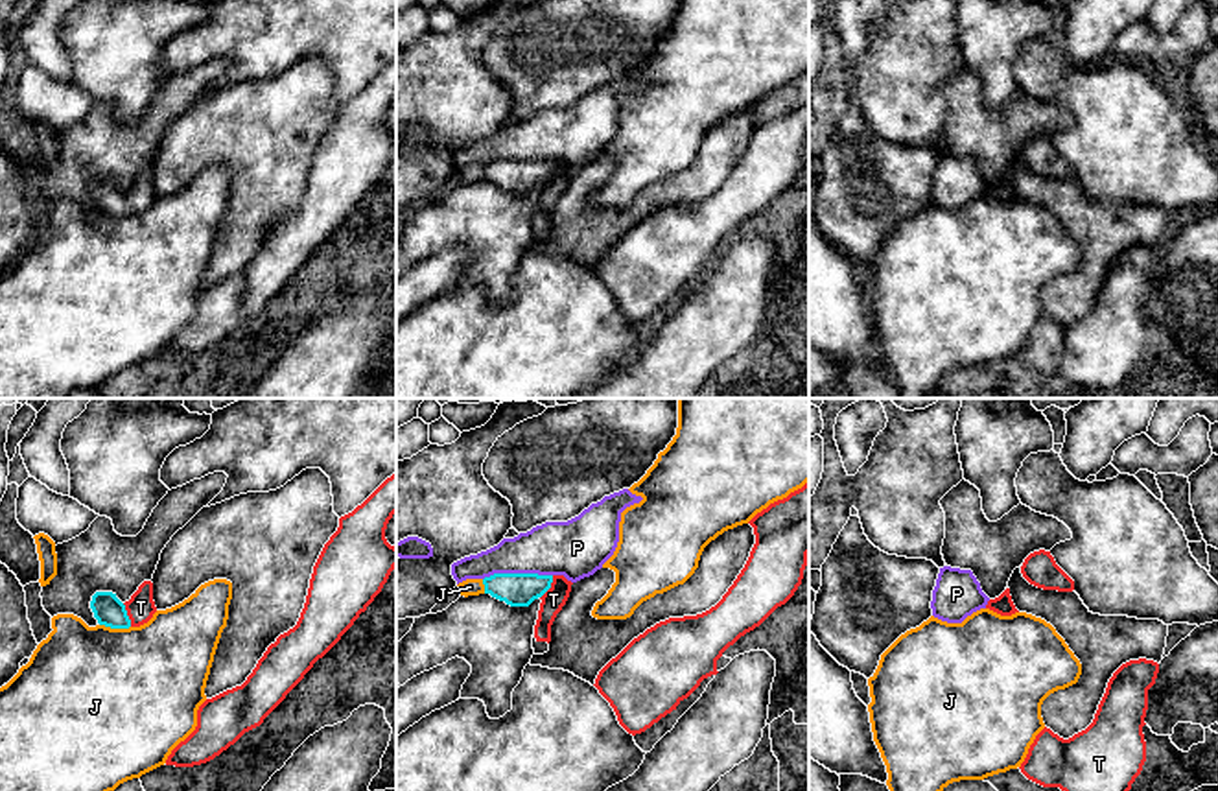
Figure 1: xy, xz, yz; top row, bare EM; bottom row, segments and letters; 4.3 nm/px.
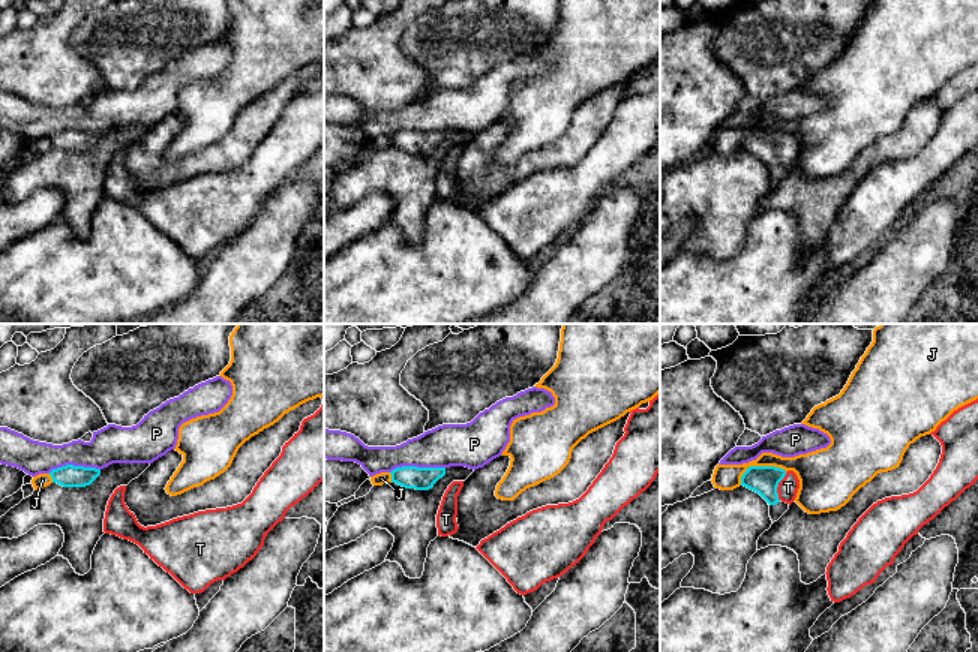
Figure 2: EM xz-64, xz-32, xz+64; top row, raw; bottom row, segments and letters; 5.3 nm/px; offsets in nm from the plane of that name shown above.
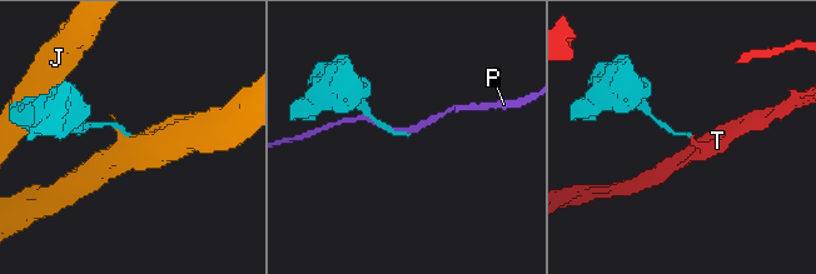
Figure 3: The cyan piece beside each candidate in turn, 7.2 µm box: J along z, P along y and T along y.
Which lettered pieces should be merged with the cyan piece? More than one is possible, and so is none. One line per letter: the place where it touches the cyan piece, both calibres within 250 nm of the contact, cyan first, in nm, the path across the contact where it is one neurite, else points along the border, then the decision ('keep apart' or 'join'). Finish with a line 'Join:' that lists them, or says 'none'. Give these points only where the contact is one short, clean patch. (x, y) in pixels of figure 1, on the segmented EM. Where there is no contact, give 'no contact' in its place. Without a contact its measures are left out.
J: meets cyan in xy at (115, 627); 140 nm thick on the cyan side, 500 nm on the other; keep apart
P: meets cyan in xz at (516, 574); 140 nm thick on the cyan side, 240 nm on the other; keep apart
T: meets cyan in xy at (126, 614); 140 nm thick on the cyan side, 120 nm on the other; runs through xy (109, 611), (126, 614), (140, 607); join
Join: T

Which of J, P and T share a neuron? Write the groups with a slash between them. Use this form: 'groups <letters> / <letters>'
groups J / P / T

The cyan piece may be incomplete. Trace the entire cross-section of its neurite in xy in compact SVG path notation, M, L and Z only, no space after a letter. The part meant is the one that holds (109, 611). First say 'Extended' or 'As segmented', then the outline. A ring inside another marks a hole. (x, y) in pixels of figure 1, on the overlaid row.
Extended. M144 581L125 603L122 603L112 592L96 592L90 608L100 625L111 629L140 627L157 612L153 583Z

